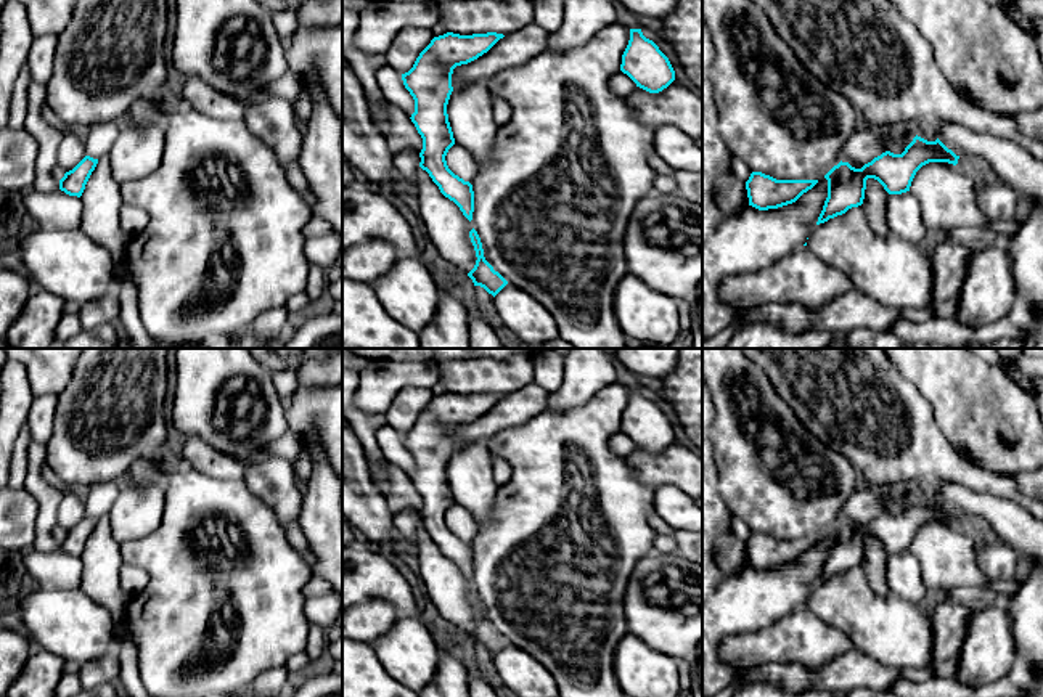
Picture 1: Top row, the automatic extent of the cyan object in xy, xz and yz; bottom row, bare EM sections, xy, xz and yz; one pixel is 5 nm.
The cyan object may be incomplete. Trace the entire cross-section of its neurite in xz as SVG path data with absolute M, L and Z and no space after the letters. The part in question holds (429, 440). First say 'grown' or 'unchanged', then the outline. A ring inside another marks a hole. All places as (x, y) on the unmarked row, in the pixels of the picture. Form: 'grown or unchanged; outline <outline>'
unchanged; outline M447 392L434 397L413 427L402 434L403 445L415 459L415 472L410 479L423 498L419 527L469 581L474 572L472 544L455 535L445 520L448 509L455 504L447 474L453 451L452 434L456 426L477 419L503 397L497 392L472 395Z

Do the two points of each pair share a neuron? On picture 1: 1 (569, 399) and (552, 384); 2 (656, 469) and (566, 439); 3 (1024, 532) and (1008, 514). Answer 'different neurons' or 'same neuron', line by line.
1: different neurons
2: different neurons
3: same neuron

